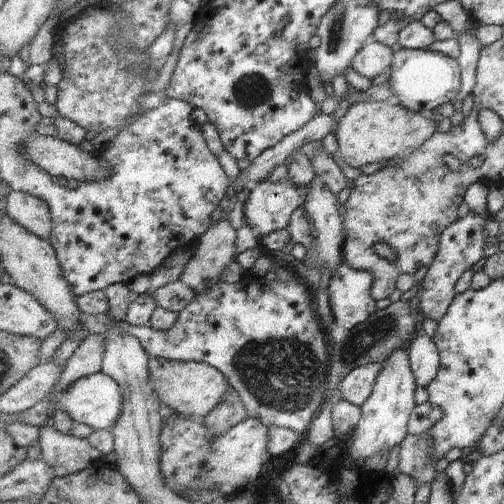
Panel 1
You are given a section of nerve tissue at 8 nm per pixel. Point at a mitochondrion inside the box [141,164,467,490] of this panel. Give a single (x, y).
(281, 375)

